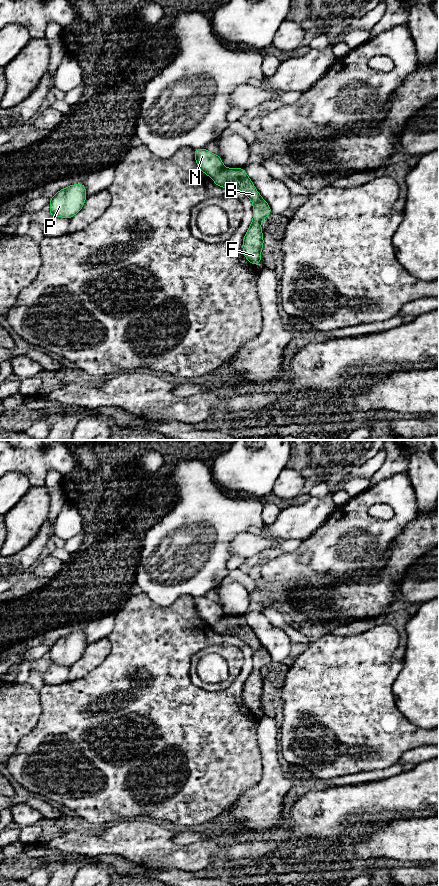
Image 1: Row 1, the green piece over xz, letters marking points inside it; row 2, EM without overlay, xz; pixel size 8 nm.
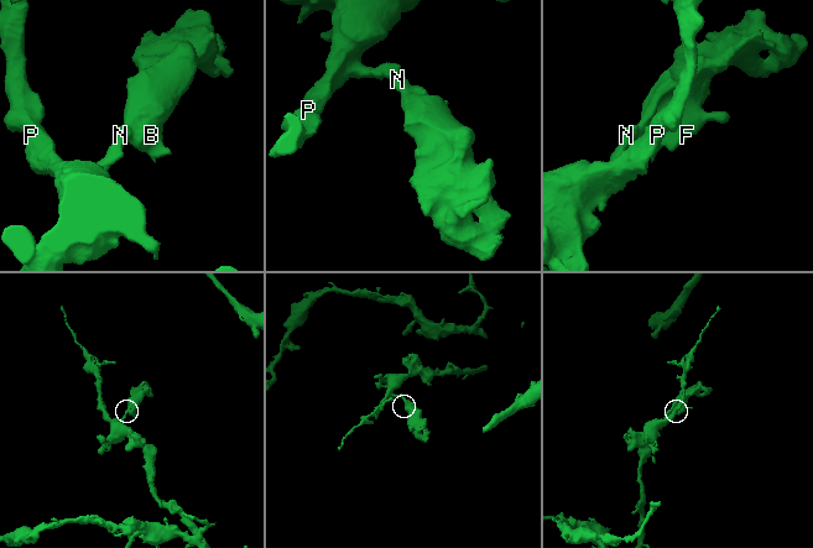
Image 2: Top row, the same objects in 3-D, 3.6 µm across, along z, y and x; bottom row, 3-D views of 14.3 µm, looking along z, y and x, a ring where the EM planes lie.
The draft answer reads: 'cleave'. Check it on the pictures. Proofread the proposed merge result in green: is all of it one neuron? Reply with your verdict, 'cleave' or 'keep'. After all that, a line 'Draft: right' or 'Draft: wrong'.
cleave
Draft: right

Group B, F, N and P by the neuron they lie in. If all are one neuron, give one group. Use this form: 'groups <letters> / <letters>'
groups B F / N P

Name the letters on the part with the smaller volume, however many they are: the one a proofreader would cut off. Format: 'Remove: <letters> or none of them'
Remove: B, F

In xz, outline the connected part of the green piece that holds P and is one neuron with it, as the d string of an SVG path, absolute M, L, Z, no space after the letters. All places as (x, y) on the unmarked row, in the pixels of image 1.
M84 631L73 632L61 637L50 646L49 663L70 667L83 656L86 646Z

